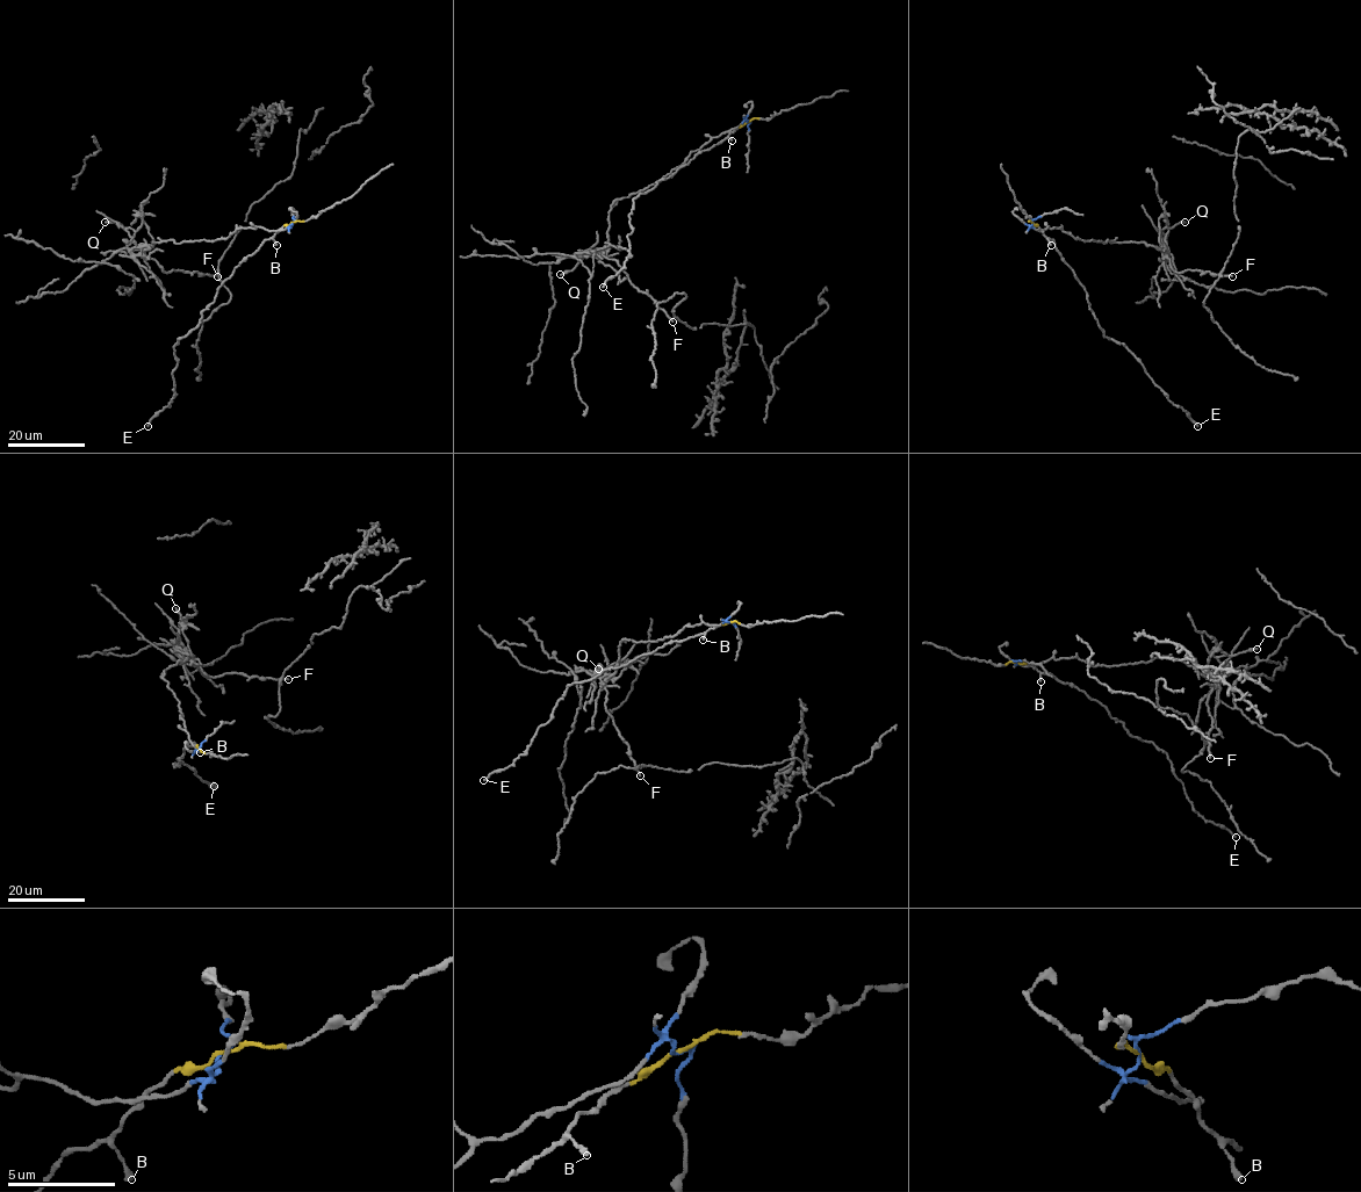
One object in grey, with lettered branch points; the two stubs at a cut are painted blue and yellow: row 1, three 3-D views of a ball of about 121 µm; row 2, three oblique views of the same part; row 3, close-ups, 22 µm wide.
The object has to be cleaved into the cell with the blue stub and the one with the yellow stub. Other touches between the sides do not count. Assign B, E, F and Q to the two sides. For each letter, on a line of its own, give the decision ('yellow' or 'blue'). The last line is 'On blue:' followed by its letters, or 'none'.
B: yellow
E: yellow
F: blue
Q: blue
On blue: F, Q

